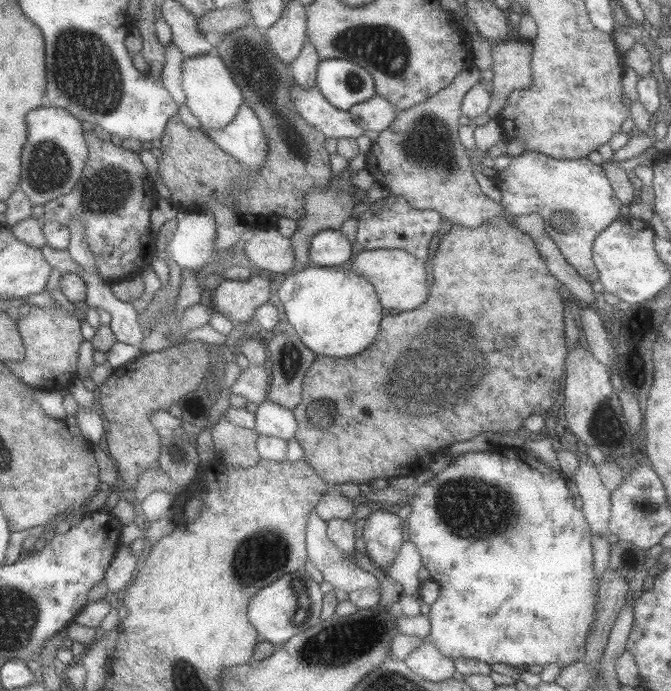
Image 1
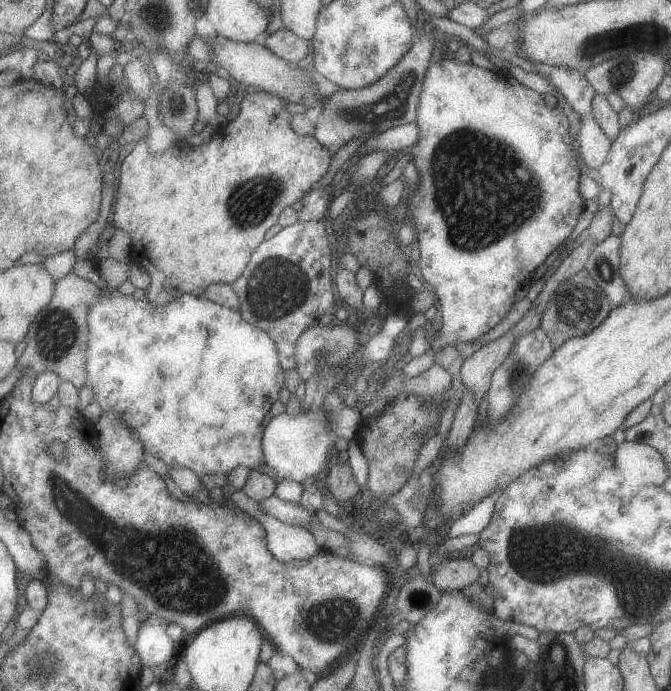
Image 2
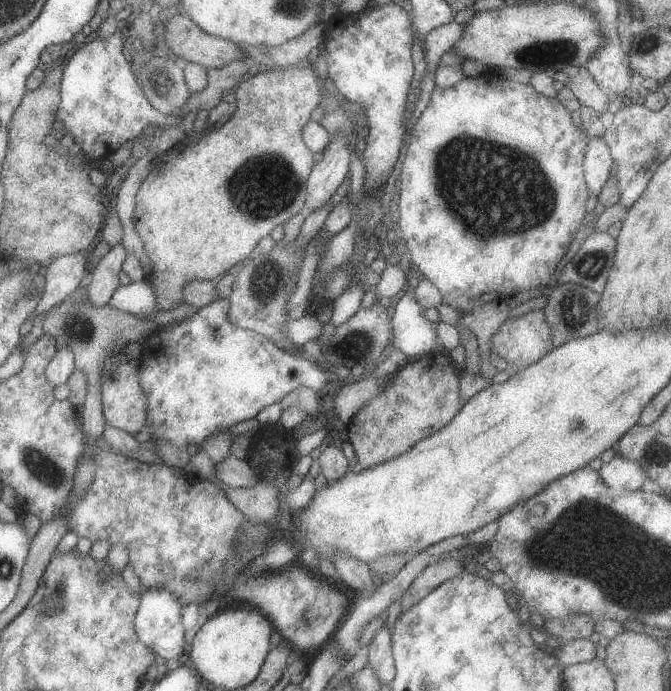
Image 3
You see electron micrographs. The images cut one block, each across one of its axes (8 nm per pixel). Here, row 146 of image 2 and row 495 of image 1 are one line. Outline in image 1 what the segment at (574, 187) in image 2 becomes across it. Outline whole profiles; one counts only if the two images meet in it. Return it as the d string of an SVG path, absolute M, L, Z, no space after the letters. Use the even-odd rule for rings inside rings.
M521 447L493 448L489 451L467 452L458 455L444 470L419 486L409 503L412 512L407 519L407 540L413 542L421 554L422 564L429 572L430 581L440 585L440 594L427 614L431 631L427 642L433 643L448 658L477 658L488 664L510 664L522 667L532 664L569 664L578 662L586 654L586 637L597 617L597 594L600 580L595 574L593 534L585 514L574 506L575 496L568 488L567 477L560 471L530 457Z

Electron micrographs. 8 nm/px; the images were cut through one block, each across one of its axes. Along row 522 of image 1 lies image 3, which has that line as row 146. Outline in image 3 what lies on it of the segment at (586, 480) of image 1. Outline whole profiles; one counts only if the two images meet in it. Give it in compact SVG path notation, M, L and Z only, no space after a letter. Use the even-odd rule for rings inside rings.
M592 137L583 160L583 173L589 192L599 196L611 177L615 162L609 144L603 138Z

